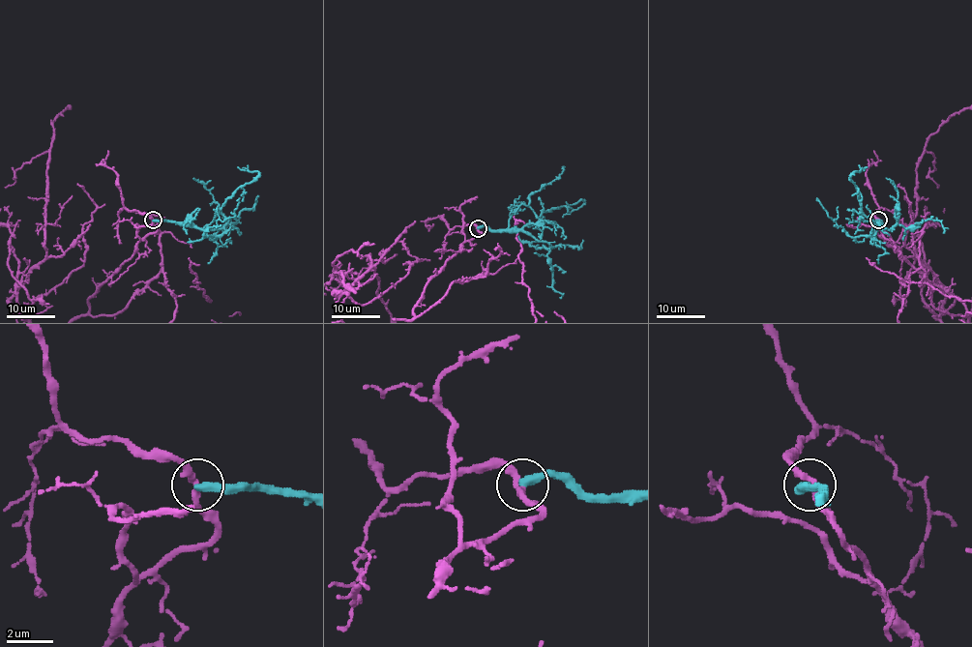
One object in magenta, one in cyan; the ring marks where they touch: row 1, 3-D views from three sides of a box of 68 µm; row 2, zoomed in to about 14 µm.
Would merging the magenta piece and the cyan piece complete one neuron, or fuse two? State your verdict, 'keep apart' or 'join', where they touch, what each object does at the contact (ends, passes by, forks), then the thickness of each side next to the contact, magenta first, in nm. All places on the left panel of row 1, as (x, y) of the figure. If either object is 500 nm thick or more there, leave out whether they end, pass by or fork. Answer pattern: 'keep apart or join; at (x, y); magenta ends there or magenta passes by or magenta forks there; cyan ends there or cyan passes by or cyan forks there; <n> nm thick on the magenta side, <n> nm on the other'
keep apart; at (153, 220); magenta passes by; cyan ends there; 280 nm thick on the magenta side, 360 nm on the other

